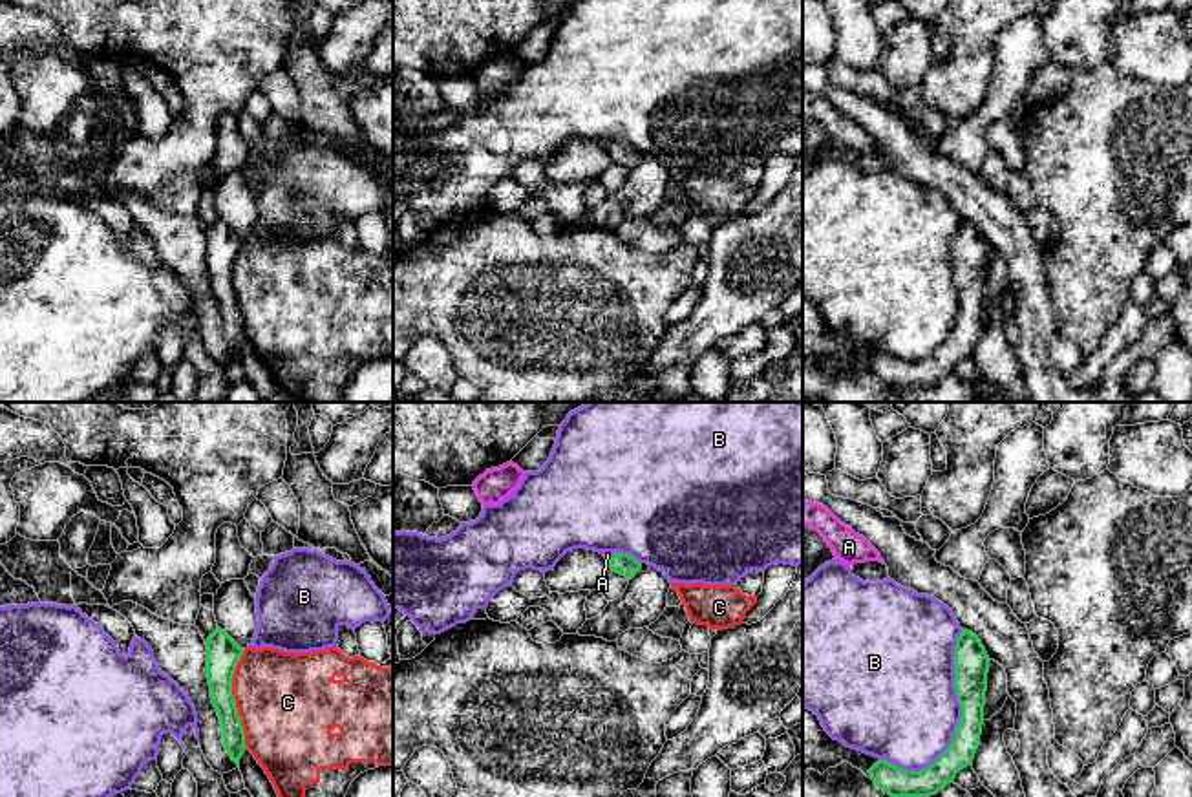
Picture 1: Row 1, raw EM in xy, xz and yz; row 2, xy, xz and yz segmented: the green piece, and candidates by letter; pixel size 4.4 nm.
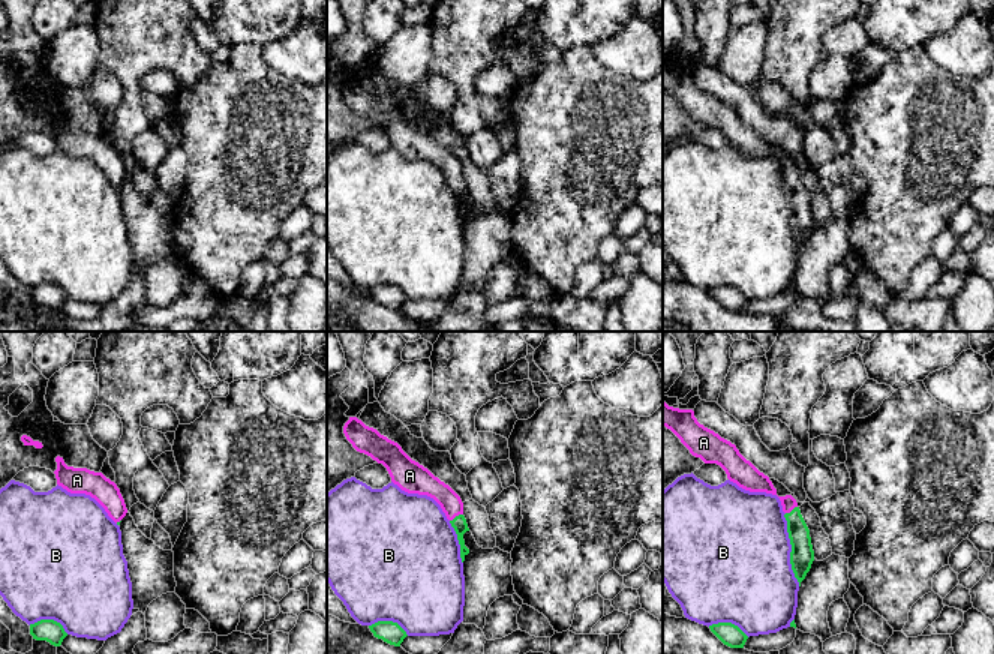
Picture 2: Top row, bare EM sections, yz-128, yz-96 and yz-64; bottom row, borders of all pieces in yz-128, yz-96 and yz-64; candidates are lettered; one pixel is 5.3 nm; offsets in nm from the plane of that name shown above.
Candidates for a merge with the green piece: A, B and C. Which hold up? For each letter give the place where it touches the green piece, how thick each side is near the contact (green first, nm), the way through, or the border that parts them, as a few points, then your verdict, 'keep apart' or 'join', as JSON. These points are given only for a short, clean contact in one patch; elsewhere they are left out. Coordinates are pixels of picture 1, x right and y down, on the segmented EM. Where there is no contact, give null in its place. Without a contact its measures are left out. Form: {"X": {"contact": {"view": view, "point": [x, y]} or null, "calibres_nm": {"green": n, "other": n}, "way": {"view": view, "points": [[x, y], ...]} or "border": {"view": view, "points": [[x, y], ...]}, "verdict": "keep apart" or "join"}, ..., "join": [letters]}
{"A": {"contact": {"view": "xz", "point": [613, 556]}, "calibres_nm": {"green": 100, "other": 30}, "verdict": "join"}, "B": {"contact": {"view": "yz", "point": [958, 722]}, "calibres_nm": {"green": 150, "other": 480}, "verdict": "keep apart"}, "C": {"contact": {"view": "xy", "point": [233, 699]}, "calibres_nm": {"green": 150, "other": 440}, "verdict": "keep apart"}, "join": ["A"]}

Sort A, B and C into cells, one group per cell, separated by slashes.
A / B / C

